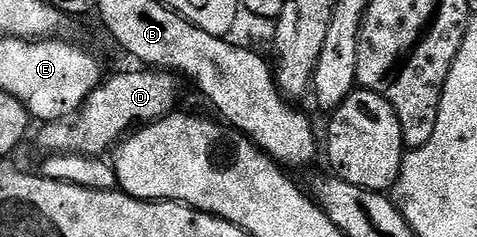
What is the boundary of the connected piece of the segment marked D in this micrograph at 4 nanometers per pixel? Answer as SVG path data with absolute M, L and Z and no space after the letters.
M163 70L140 71L144 72L120 72L109 80L108 77L101 79L75 116L45 123L40 132L40 144L45 153L79 152L81 156L103 157L107 148L108 151L115 149L118 141L137 126L153 124L177 111L181 77Z

